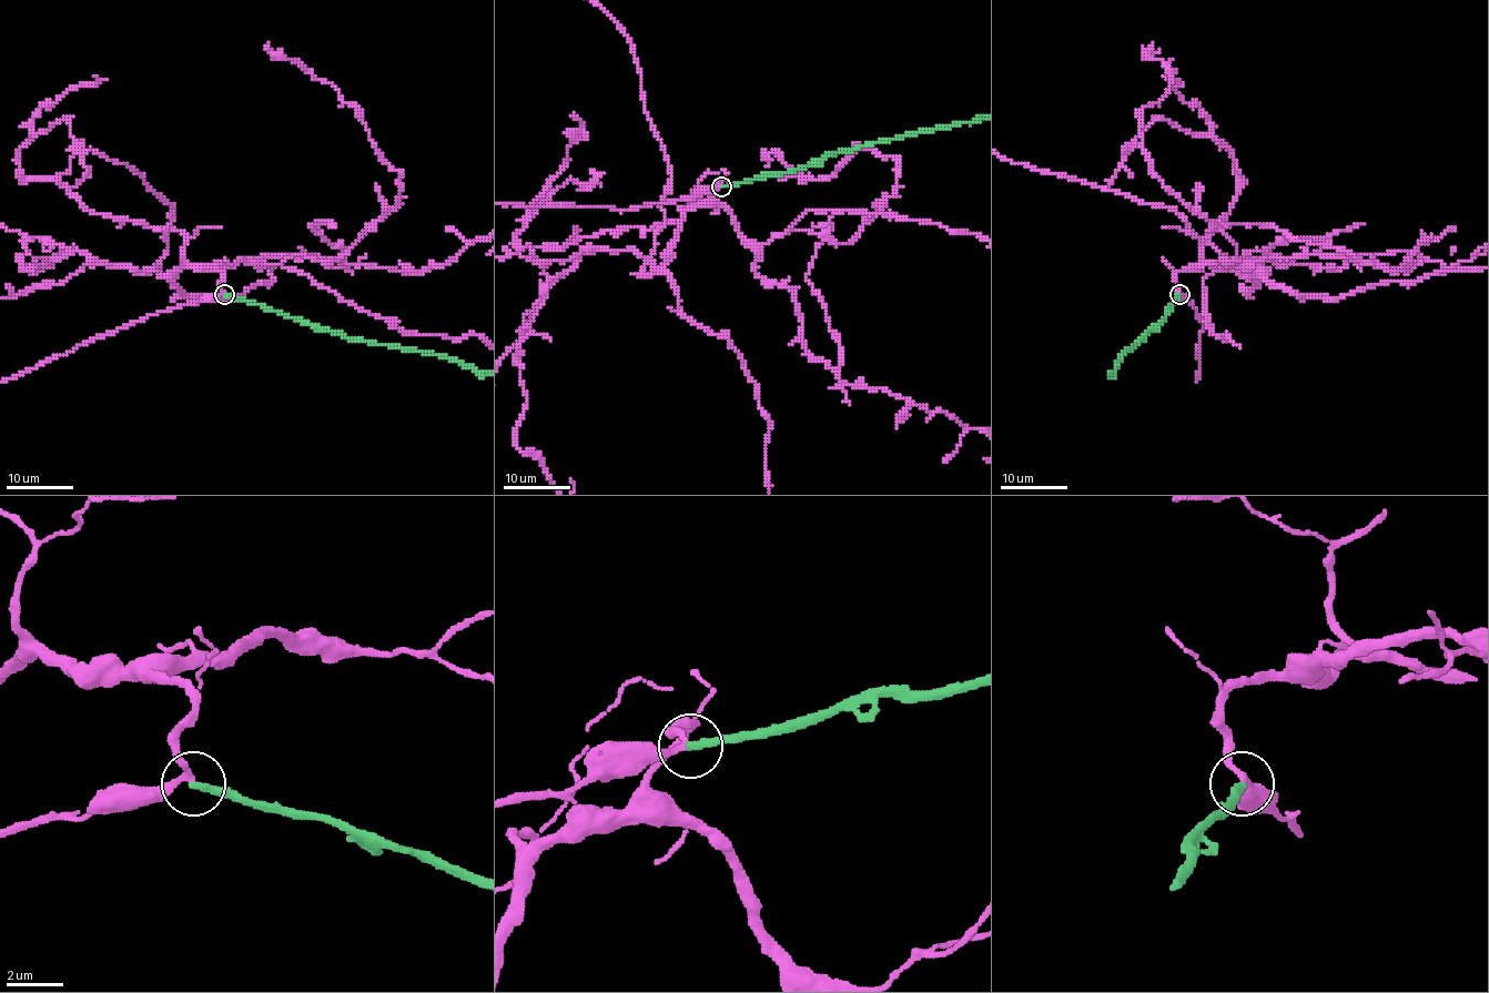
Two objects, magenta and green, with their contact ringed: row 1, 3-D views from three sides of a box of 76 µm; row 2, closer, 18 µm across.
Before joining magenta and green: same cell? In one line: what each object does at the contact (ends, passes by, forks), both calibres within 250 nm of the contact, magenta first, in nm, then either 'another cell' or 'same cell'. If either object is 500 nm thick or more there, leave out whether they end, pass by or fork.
magenta passes by | green ends | 200/280 nm | another cell

